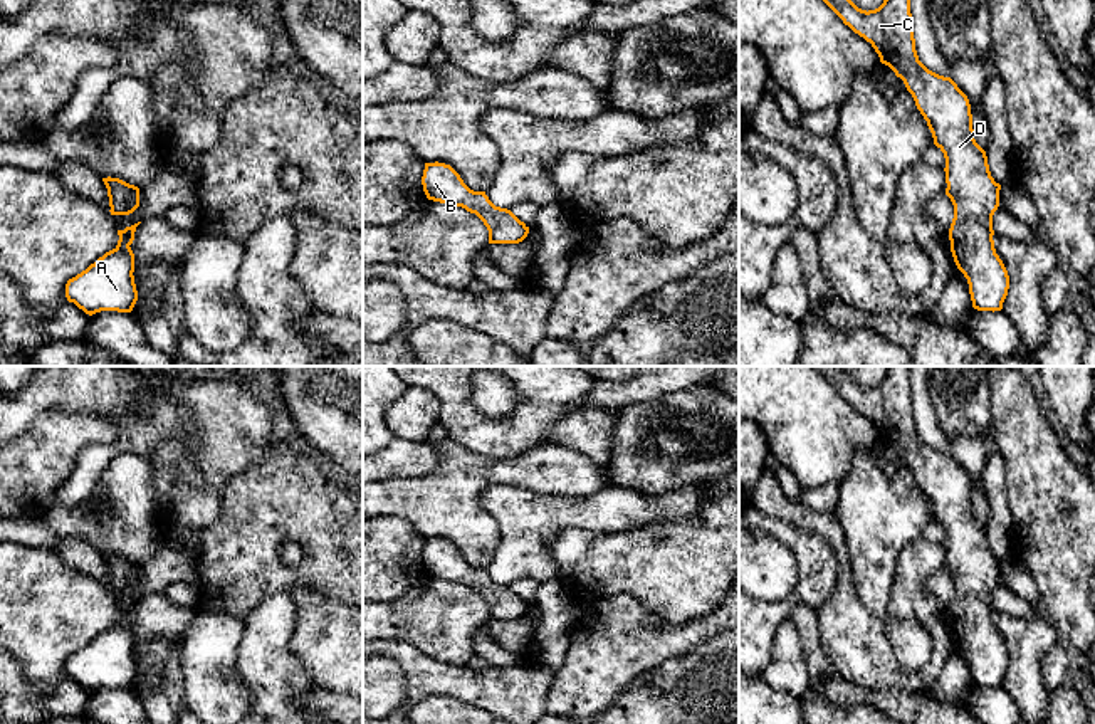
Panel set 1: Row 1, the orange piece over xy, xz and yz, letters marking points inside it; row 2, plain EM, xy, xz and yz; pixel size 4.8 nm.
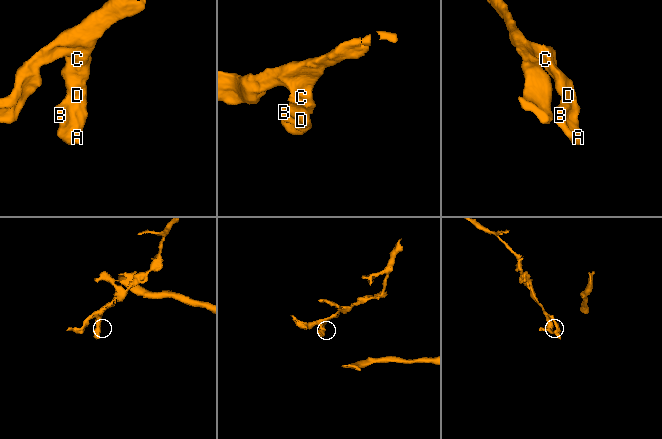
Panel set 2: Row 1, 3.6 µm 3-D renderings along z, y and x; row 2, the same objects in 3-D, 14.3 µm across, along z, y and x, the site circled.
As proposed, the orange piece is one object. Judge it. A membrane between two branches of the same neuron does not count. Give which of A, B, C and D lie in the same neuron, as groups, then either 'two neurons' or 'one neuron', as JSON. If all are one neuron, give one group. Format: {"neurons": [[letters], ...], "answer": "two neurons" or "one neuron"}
{"neurons": [["A", "B", "C", "D"]], "answer": "one neuron"}

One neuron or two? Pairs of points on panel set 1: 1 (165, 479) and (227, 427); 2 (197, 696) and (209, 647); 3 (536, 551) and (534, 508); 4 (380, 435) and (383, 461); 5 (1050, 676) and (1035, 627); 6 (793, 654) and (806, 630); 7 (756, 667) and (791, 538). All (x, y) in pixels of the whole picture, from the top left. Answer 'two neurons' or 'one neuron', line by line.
1: one neuron
2: one neuron
3: one neuron
4: two neurons
5: two neurons
6: two neurons
7: one neuron

